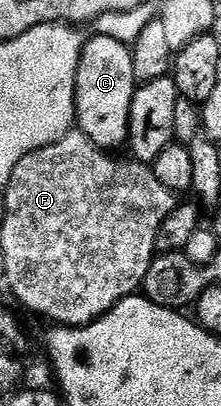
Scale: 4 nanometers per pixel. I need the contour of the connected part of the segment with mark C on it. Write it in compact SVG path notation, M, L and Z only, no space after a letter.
M92 35L84 43L75 79L75 119L83 132L98 148L119 150L129 134L129 110L137 87L132 49L122 40Z

